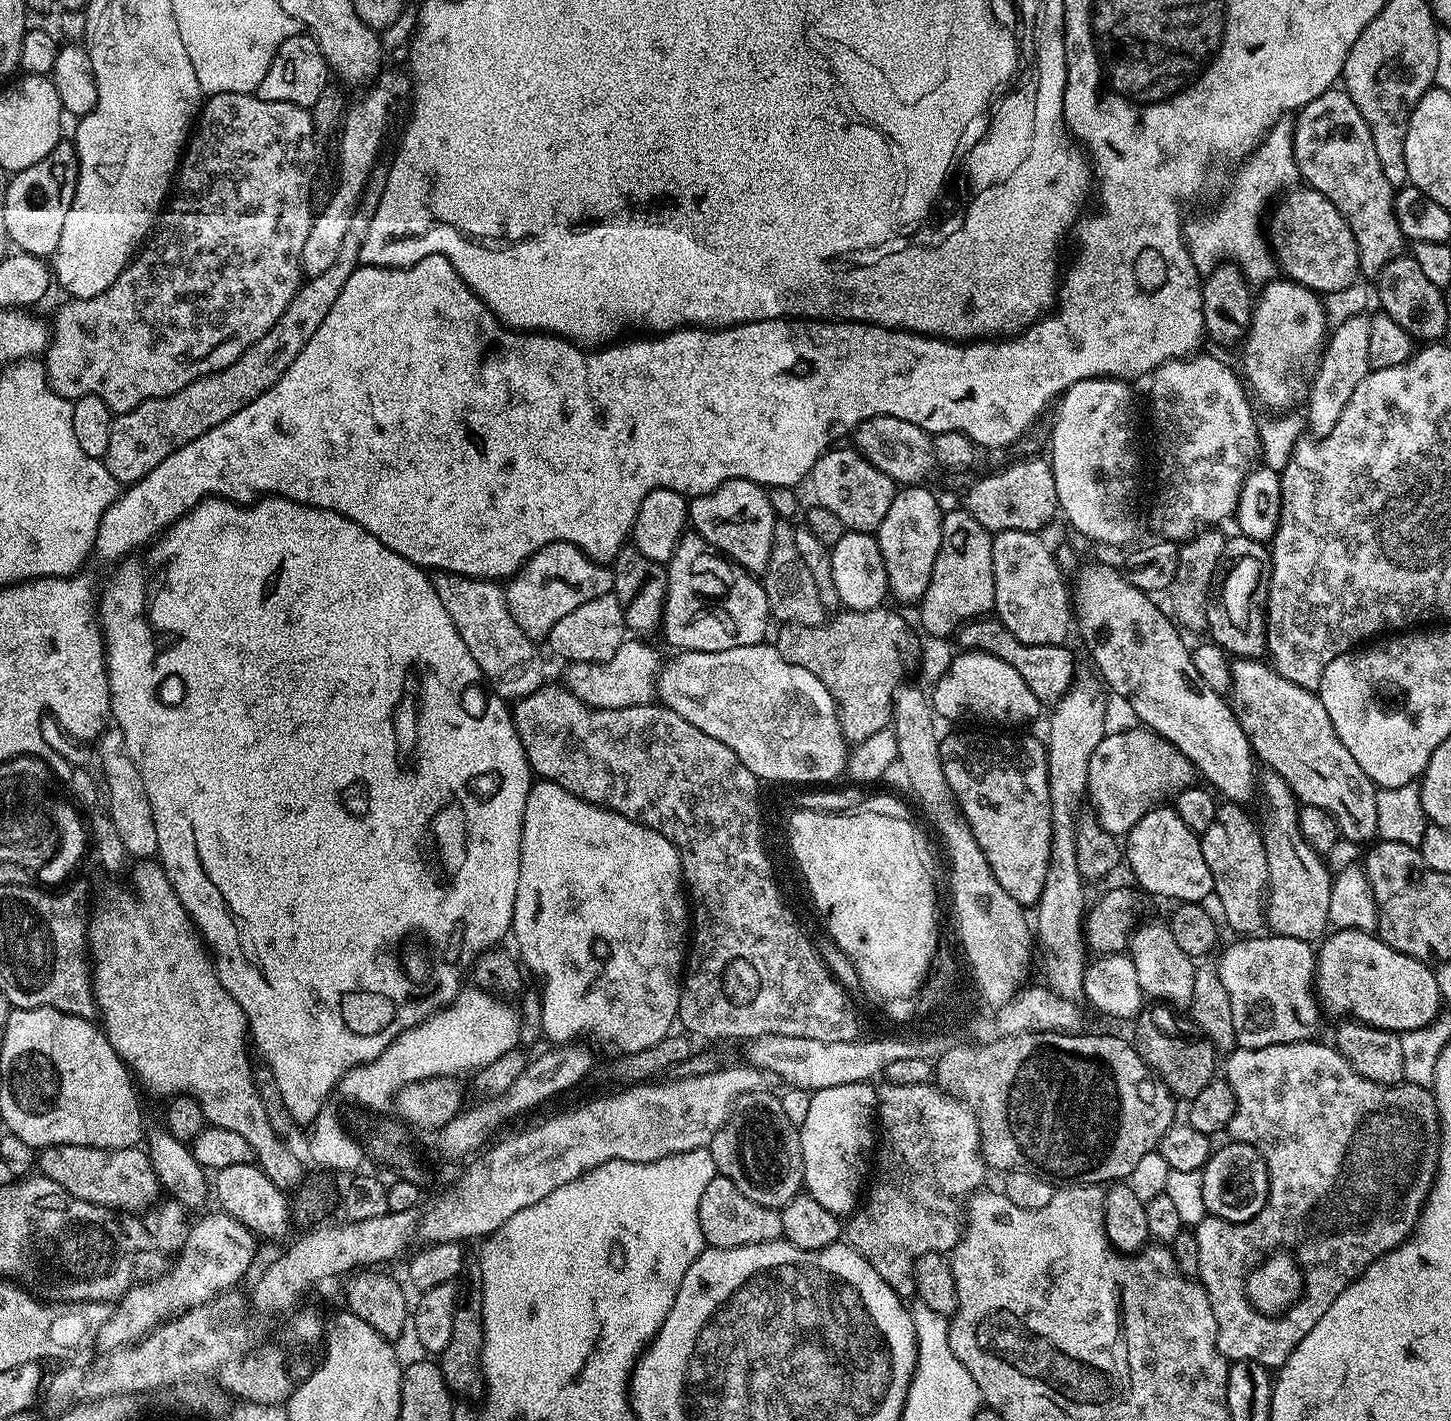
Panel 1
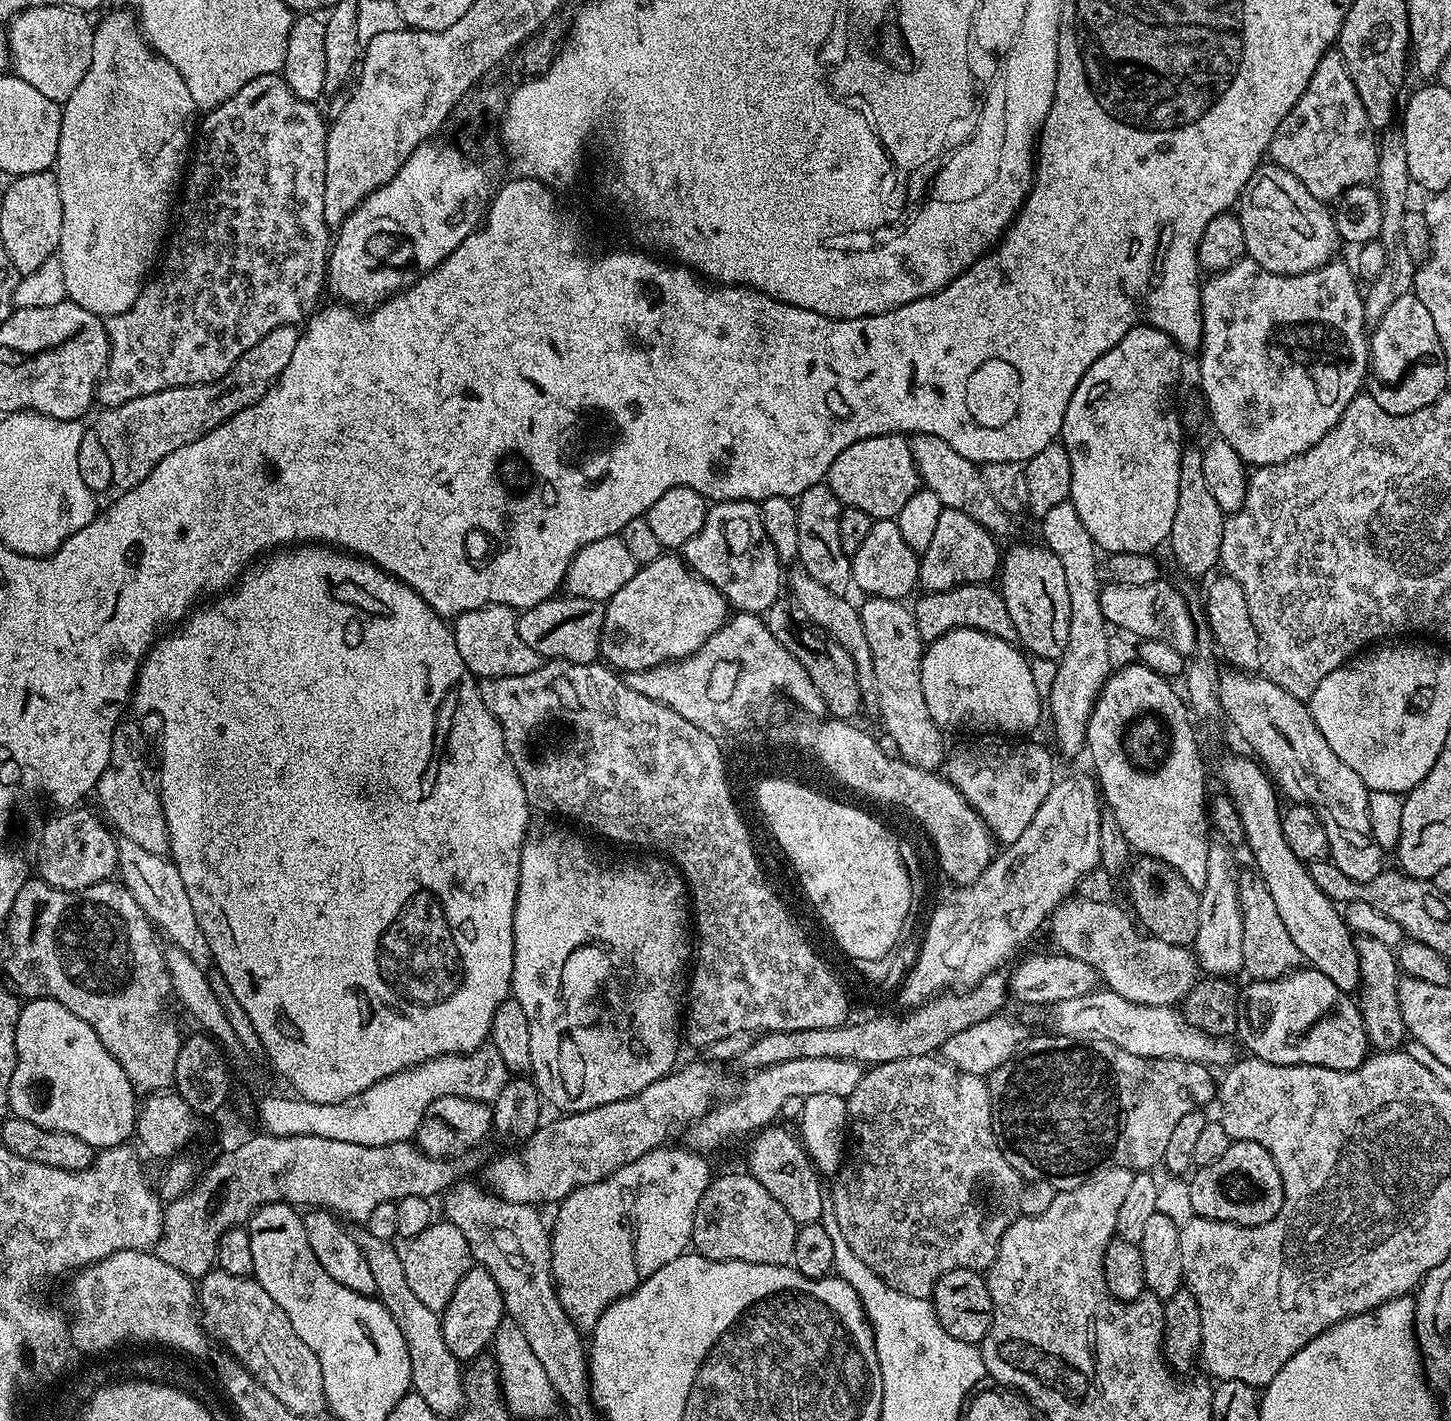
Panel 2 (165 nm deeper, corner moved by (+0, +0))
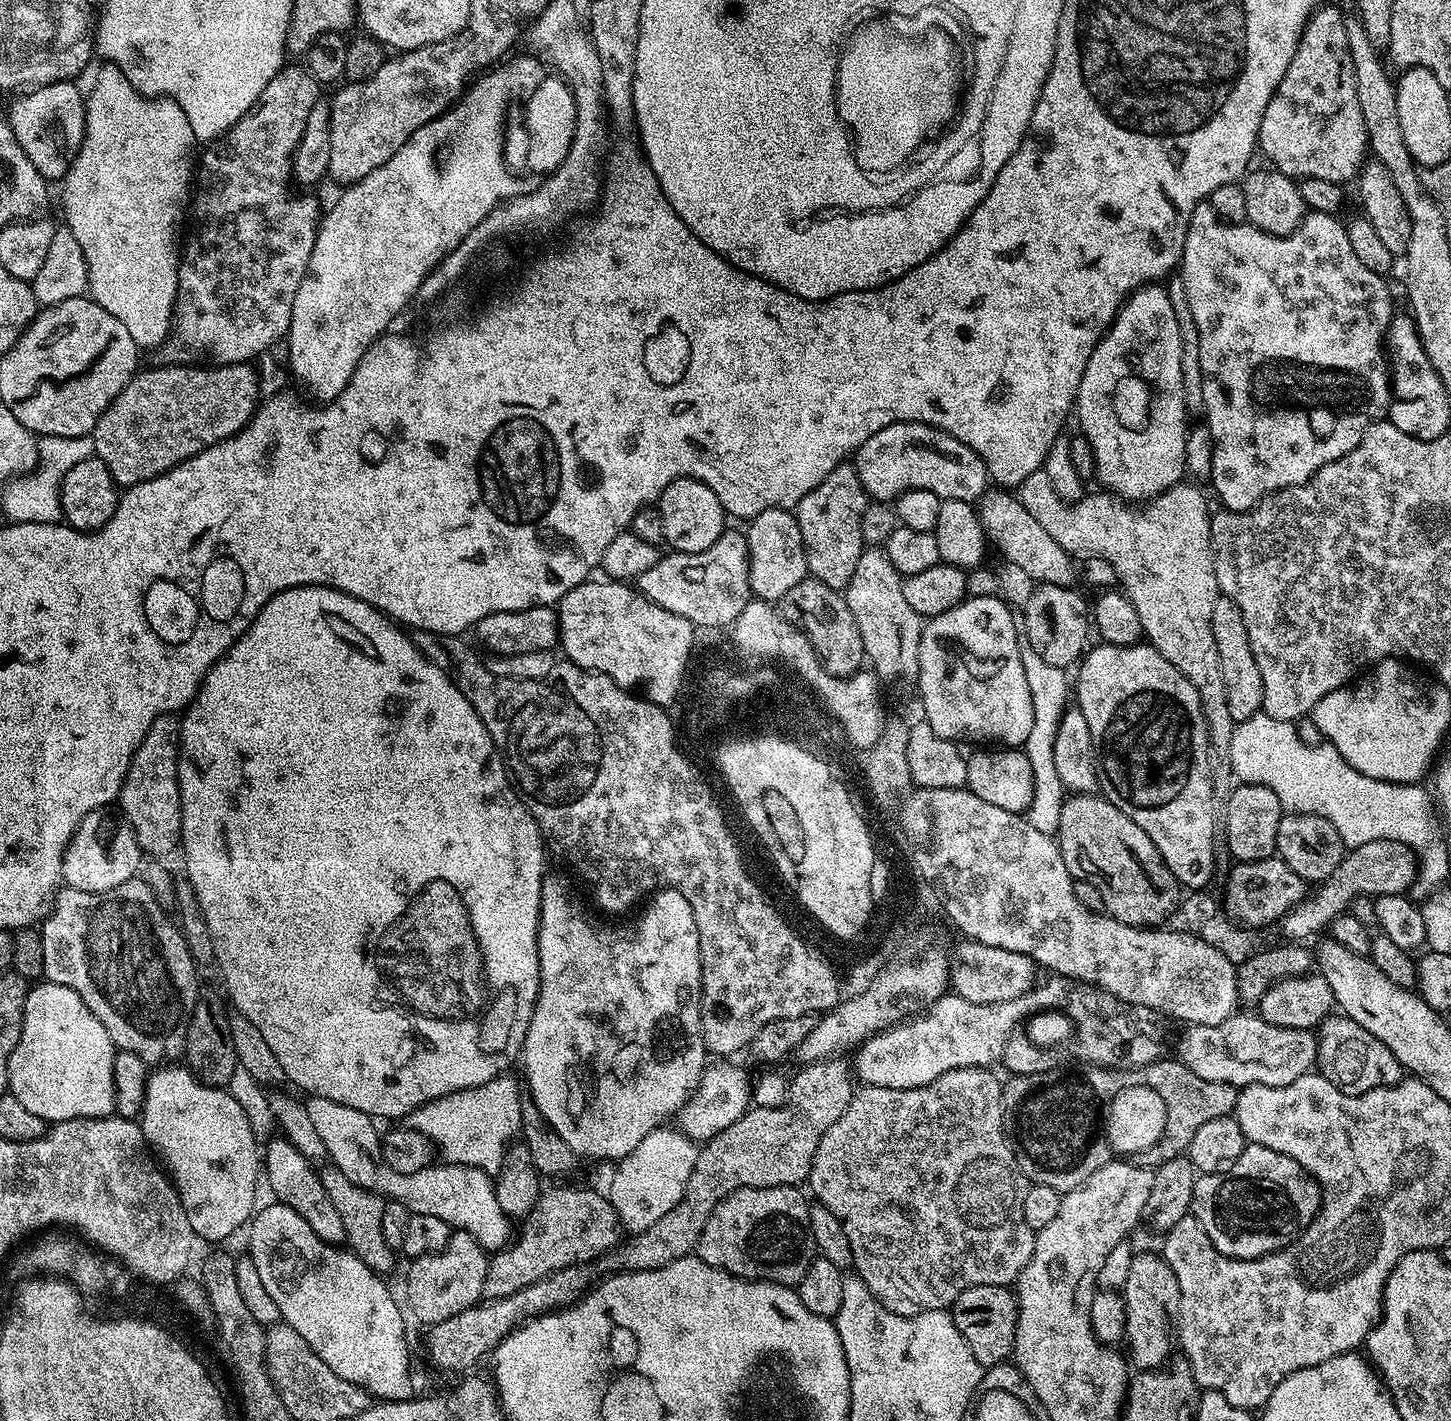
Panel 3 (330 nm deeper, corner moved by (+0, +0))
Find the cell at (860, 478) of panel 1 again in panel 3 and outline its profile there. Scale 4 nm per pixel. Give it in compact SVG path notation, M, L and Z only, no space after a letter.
M917 420L894 422L866 438L854 453L860 485L876 502L895 502L903 492L930 490L939 500L957 500L975 505L989 489L988 467L966 442Z

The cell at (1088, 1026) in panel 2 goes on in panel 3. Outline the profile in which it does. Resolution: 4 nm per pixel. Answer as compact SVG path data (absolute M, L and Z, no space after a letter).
M1238 1012L1220 1025L1189 1025L1178 1042L1177 1059L1198 1078L1226 1082L1237 1088L1246 1085L1284 1086L1315 1067L1316 1035L1309 1029L1276 1027L1259 1015Z

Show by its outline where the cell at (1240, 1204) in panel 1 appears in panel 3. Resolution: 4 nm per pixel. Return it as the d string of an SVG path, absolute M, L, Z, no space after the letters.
M1245 1143L1230 1170L1197 1175L1191 1215L1223 1256L1253 1260L1293 1244L1319 1209L1318 1182L1294 1158L1261 1144Z

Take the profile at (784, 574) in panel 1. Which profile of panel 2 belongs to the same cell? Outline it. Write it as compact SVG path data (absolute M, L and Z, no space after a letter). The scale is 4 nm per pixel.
M793 567L792 573L786 576L786 592L792 595L794 603L800 607L800 612L805 616L809 625L815 626L821 633L827 635L828 639L840 644L846 654L850 654L852 665L856 668L856 677L860 686L860 695L865 709L876 708L878 702L878 690L874 682L874 658L870 654L870 646L866 643L866 630L862 630L862 618L860 617L859 607L848 601L847 595L836 596L826 586L814 582L810 574L802 567Z

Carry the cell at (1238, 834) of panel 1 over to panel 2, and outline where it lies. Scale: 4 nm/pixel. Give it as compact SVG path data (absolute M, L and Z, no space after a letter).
M1255 871L1239 873L1238 902L1242 906L1243 971L1249 972L1252 980L1277 980L1301 967L1298 946L1294 946L1290 939L1290 933L1278 914L1278 906L1274 906L1274 898L1270 898L1270 890L1266 890L1266 882Z

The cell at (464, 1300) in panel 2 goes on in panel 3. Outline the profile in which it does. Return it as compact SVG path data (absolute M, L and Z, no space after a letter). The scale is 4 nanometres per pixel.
M552 1188L541 1191L529 1210L524 1233L489 1259L484 1296L501 1300L534 1282L575 1264L588 1266L621 1243L622 1225L612 1201L592 1188Z

